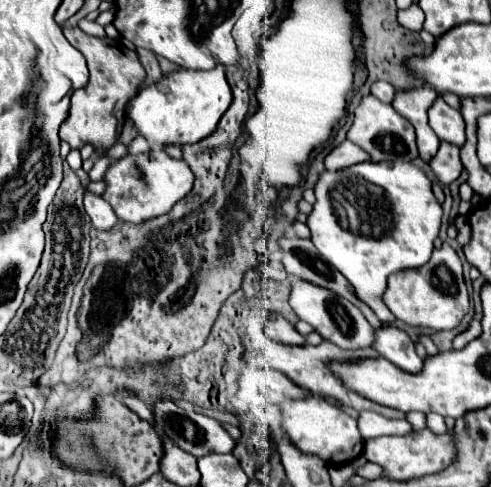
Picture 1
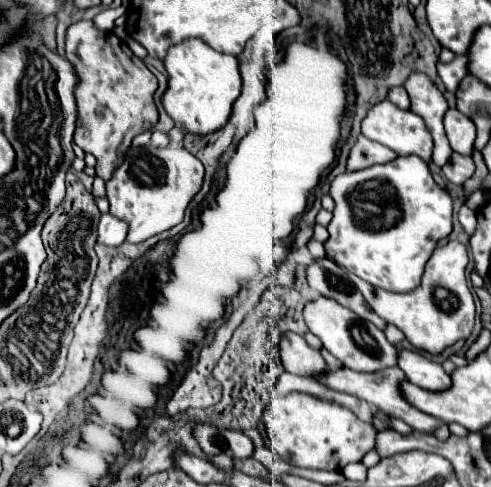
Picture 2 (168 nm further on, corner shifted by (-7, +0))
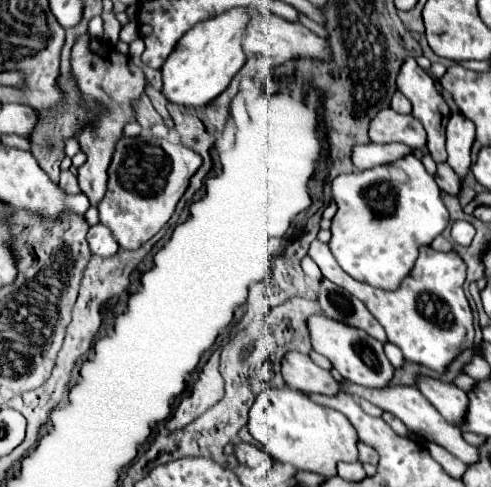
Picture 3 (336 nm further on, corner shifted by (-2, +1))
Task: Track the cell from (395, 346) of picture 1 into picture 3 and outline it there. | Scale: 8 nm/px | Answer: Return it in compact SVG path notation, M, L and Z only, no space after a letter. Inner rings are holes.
M420 378L418 390L430 400L430 404L434 404L446 422L454 426L460 426L464 422L468 410L468 396L464 390L434 378Z

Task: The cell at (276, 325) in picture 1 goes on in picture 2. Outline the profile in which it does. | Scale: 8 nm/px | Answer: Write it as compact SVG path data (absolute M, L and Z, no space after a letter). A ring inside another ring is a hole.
M283 333L281 335L281 359L287 371L297 373L297 375L305 375L305 377L315 377L319 373L323 373L327 369L321 353L317 349L313 349L303 335L297 333Z

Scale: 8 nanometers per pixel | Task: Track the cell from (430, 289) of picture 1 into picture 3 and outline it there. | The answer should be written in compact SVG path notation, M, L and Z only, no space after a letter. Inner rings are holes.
M314 240L314 244L308 250L308 256L318 264L322 274L330 282L348 290L352 296L366 304L366 308L386 330L388 340L402 350L408 362L430 368L436 374L444 374L450 362L464 348L472 348L474 344L472 310L464 294L466 264L456 252L436 252L430 246L420 248L420 256L414 268L402 280L400 288L394 292L386 292L350 278L334 260L330 246L320 240Z

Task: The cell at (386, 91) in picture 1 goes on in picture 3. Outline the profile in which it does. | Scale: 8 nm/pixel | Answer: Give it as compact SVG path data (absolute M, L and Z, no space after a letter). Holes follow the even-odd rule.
M400 92L394 94L390 106L392 106L392 110L396 110L396 112L400 112L400 114L410 114L410 112L412 112L412 104L410 104L410 100L408 100L406 96L402 96Z

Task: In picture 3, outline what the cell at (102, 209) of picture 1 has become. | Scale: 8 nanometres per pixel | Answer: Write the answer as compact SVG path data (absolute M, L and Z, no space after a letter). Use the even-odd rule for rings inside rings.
M102 224L92 226L86 234L86 240L88 240L92 254L96 256L112 258L118 252L118 244L114 244L114 238L110 236L110 232L106 232L106 228L102 228Z

